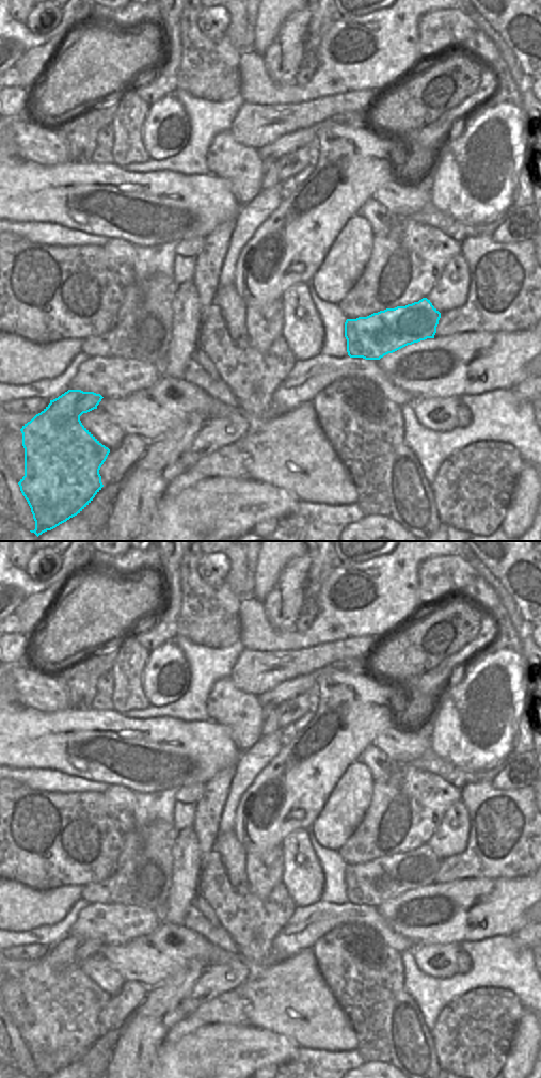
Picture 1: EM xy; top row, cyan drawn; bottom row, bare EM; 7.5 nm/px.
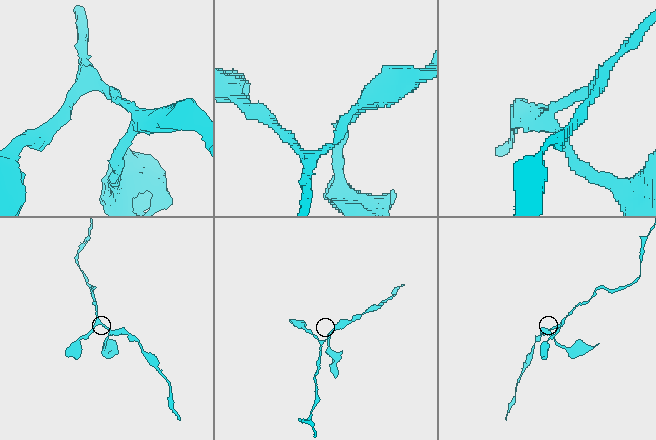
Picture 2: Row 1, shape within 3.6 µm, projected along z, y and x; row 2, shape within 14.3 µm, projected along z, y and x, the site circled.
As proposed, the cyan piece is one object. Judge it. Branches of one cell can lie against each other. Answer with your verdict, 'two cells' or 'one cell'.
one cell

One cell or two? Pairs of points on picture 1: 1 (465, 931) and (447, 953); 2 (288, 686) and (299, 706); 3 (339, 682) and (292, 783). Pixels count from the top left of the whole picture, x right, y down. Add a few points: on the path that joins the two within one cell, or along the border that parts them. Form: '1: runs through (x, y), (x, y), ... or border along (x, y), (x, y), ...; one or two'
1: border along (429, 944), (456, 942), (459, 945); two
2: border along (305, 694), (299, 694), (275, 707); two
3: runs through (339, 708), (332, 733), (318, 748), (316, 758); one

